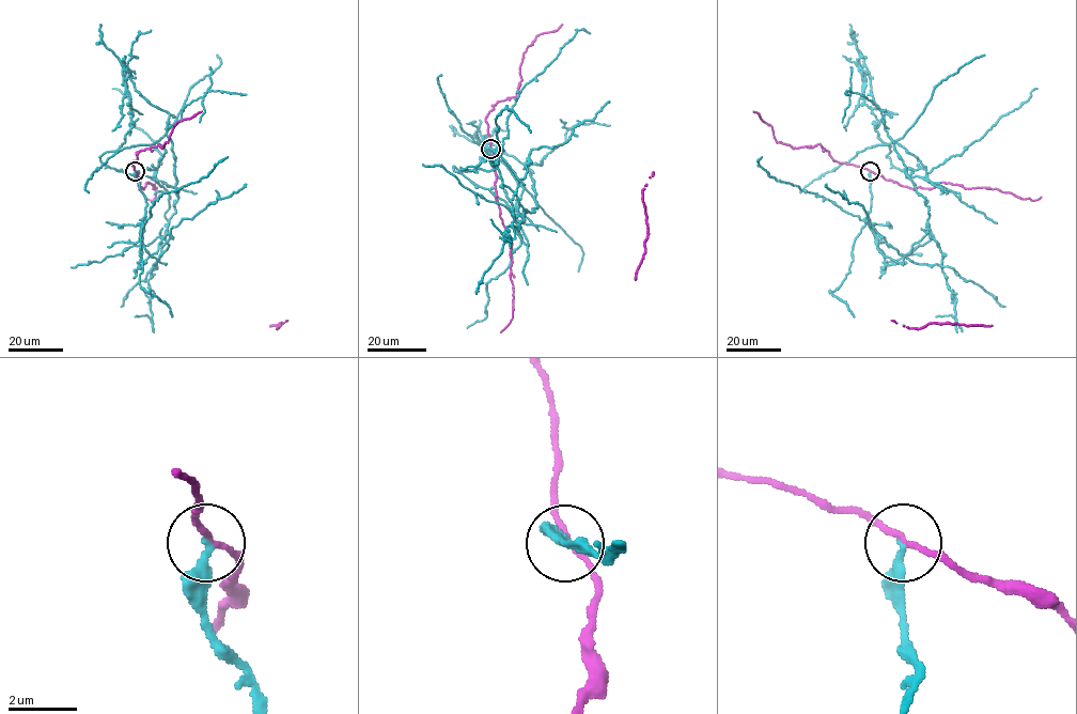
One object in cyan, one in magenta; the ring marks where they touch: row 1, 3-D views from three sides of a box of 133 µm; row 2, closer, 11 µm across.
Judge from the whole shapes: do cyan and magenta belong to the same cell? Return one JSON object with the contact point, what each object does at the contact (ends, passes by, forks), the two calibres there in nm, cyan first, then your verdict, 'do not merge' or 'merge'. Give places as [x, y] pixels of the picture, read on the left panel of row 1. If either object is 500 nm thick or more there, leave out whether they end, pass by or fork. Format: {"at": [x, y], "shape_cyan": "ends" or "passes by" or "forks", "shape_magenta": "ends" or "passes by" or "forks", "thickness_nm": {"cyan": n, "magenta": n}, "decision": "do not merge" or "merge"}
{"at": [135, 171], "shape_cyan": "ends", "shape_magenta": "passes by", "thickness_nm": {"cyan": 240, "magenta": 150}, "decision": "do not merge"}

